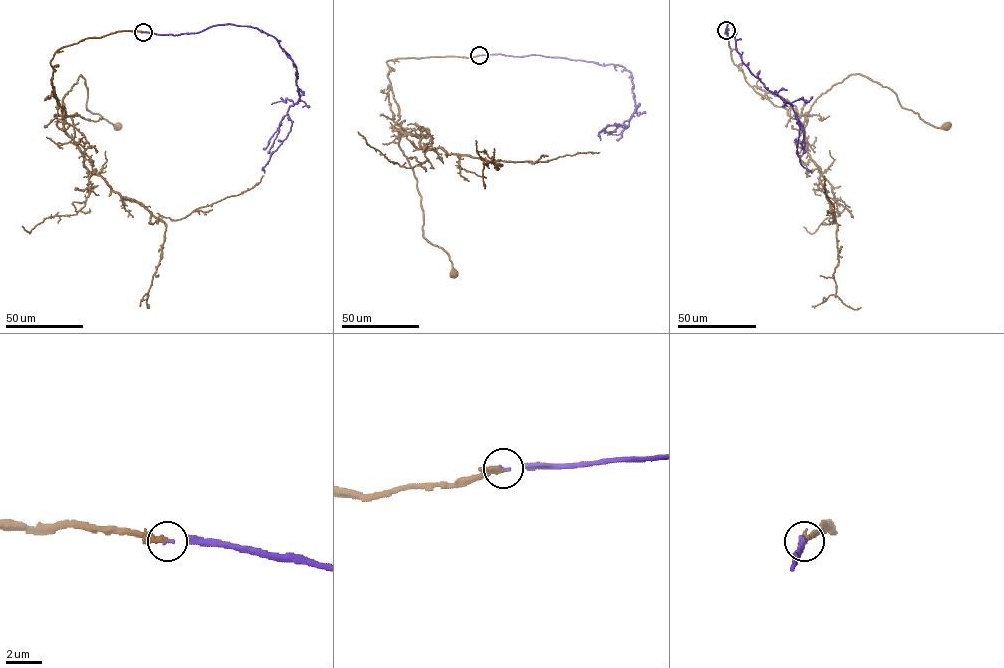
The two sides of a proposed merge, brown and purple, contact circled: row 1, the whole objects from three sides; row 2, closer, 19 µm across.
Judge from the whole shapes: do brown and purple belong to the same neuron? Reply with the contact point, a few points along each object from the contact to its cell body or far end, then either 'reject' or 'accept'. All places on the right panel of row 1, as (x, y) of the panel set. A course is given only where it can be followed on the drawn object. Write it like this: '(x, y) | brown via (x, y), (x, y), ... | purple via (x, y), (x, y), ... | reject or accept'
(726, 30) | brown via (726, 30), (745, 80), (785, 107), (802, 130), (815, 101), (857, 74), (889, 88), (929, 124), (946, 125) | purple via (726, 30), (732, 25), (735, 49), (752, 74), (792, 105), (799, 127), (797, 153), (811, 173) | accept

